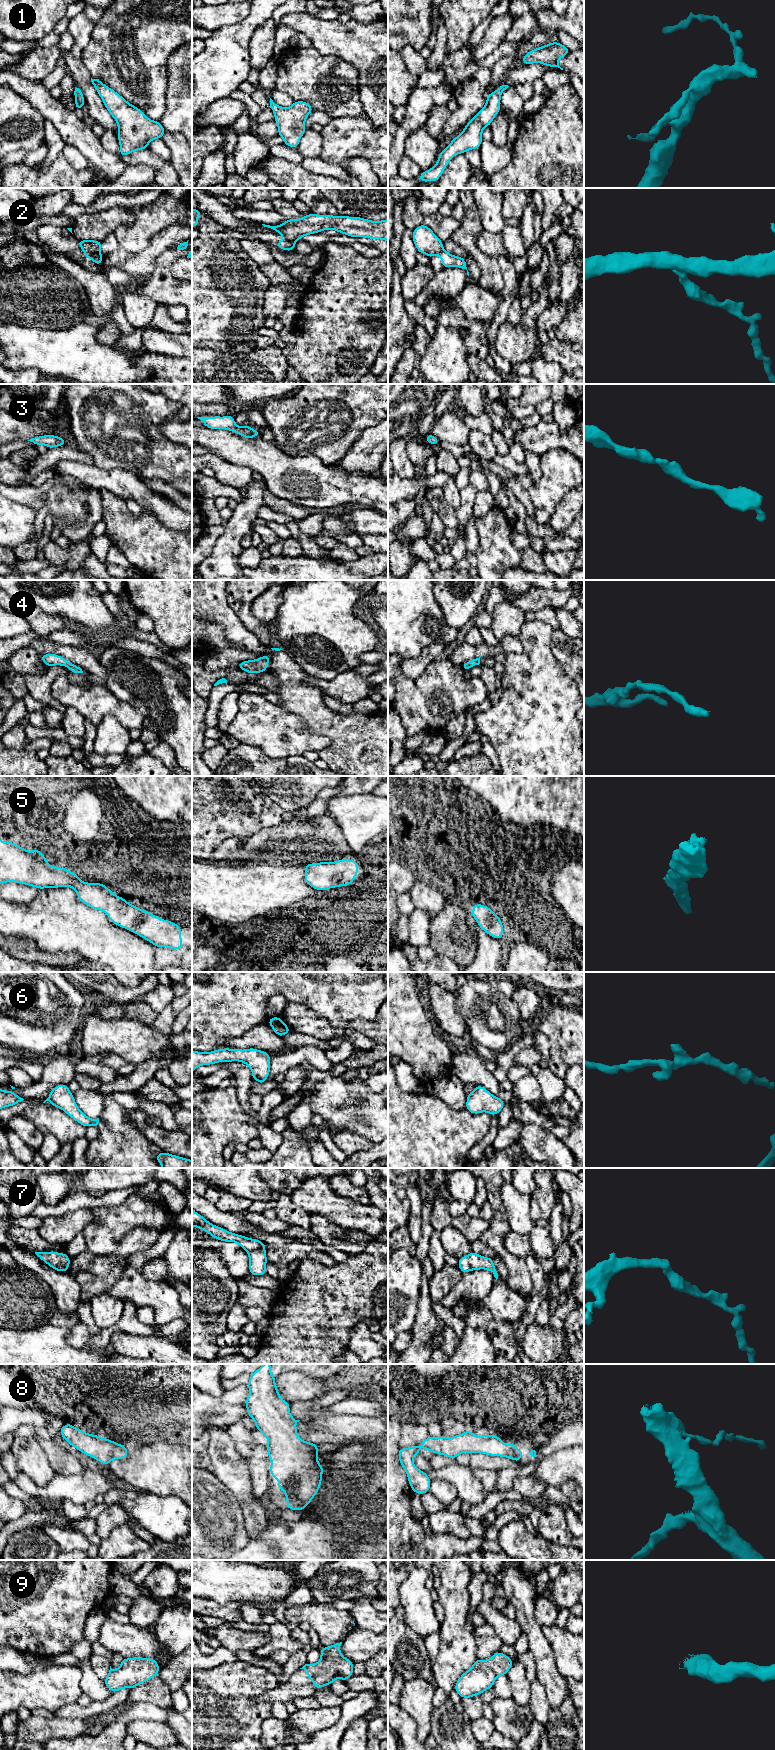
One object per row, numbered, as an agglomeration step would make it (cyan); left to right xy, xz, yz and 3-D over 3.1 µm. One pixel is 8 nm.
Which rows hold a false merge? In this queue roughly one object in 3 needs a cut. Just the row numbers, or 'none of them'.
2

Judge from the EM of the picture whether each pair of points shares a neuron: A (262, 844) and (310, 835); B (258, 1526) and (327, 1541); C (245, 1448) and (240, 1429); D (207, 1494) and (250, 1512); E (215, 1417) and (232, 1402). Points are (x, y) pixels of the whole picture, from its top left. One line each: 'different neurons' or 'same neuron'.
A: same neuron
B: different neurons
C: same neuron
D: different neurons
E: same neuron

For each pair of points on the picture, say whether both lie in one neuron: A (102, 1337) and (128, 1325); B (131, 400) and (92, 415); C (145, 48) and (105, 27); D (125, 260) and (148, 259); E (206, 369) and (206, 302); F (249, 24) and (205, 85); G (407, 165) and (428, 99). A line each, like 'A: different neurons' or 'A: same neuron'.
A: same neuron
B: same neuron
C: same neuron
D: same neuron
E: different neurons
F: same neuron
G: different neurons

